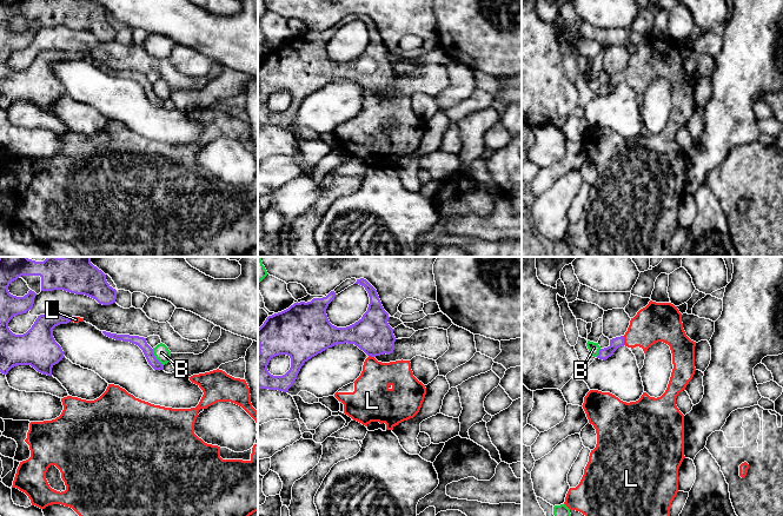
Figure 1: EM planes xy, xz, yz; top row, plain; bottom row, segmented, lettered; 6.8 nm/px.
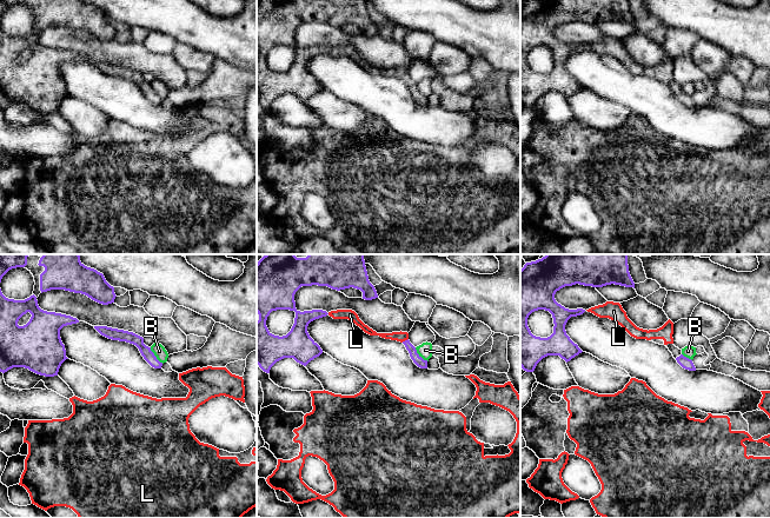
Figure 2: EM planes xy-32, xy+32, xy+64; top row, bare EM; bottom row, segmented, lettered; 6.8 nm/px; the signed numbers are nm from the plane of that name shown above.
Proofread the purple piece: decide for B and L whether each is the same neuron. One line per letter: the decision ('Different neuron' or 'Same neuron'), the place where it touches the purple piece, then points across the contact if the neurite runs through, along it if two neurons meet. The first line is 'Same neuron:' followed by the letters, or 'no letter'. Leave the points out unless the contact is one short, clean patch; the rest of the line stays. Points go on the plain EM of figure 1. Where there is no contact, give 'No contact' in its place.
Same neuron: L
B: Different neuron. Touches purple at xy (154, 93). Boundary: xy (152, 85), (156, 94), (163, 101)
L: Same neuron. Touches purple at yz (623, 77)

